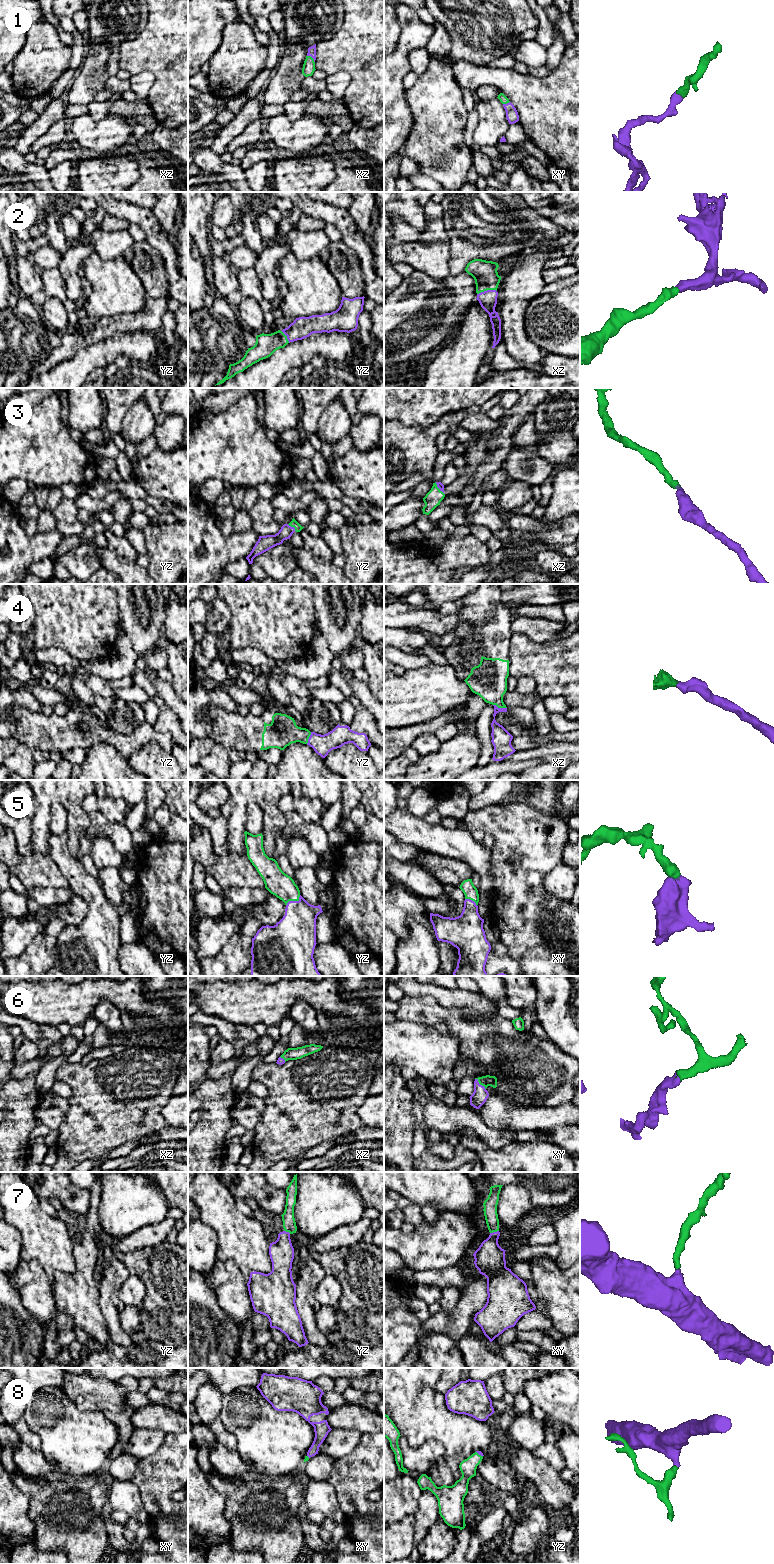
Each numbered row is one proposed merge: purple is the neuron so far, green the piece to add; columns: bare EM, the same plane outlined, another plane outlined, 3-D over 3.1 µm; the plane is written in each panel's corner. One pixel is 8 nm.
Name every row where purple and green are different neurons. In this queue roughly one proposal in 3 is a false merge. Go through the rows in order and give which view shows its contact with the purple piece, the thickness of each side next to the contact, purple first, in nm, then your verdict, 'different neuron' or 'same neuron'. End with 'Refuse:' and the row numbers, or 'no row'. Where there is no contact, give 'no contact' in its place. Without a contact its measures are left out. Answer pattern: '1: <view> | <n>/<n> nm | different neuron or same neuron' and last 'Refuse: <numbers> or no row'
1: xz | 60/100 nm | same neuron
2: xz | 140/200 nm | same neuron
3: yz | 120/60 nm | same neuron
4: xz | 160/280 nm | same neuron
5: yz | 320/200 nm | same neuron
6: xy | 120/90 nm | same neuron
7: xy | 240/110 nm | same neuron
8: yz | 30/130 nm | same neuron
Refuse: no row

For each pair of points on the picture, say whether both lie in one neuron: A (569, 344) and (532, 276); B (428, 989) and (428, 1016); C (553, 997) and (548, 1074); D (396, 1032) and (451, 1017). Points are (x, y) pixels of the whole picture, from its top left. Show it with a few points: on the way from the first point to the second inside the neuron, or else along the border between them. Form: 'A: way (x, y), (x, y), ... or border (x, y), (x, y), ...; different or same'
A: border (541, 293), (530, 301), (526, 312); different
B: border (405, 994), (433, 997), (442, 1006), (449, 1008); different
C: border (551, 1040), (569, 1055); different
D: border (403, 1019), (422, 1022), (432, 1026); different

